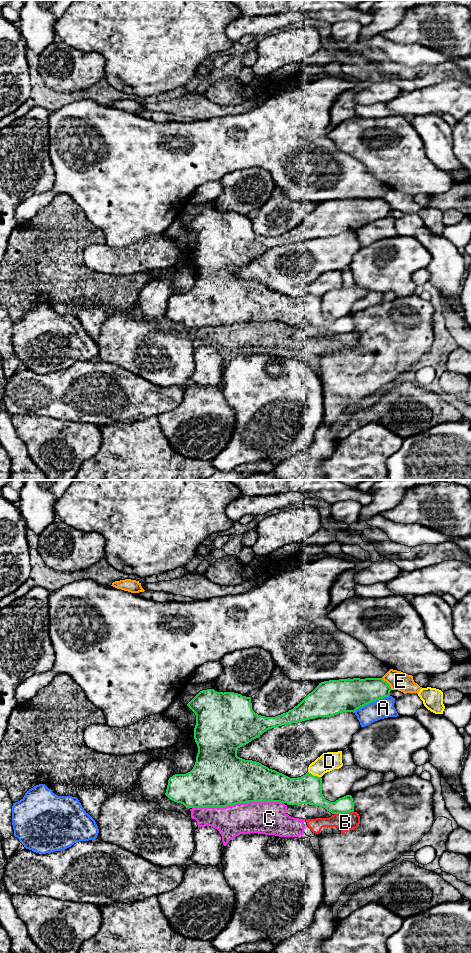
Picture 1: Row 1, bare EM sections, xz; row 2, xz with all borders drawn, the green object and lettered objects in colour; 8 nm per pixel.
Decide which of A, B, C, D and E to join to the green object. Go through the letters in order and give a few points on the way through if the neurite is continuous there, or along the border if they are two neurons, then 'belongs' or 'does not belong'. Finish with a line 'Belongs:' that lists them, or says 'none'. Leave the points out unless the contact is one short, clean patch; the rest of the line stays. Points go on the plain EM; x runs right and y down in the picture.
A: does not belong
B: along xz (353, 330), (347, 333), (334, 334) | does not belong
C: does not belong
D: does not belong
E: along xz (381, 198), (391, 209) | does not belong
Belongs: none

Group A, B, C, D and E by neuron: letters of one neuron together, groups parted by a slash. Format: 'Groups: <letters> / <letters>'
Groups: A / B C / D / E

